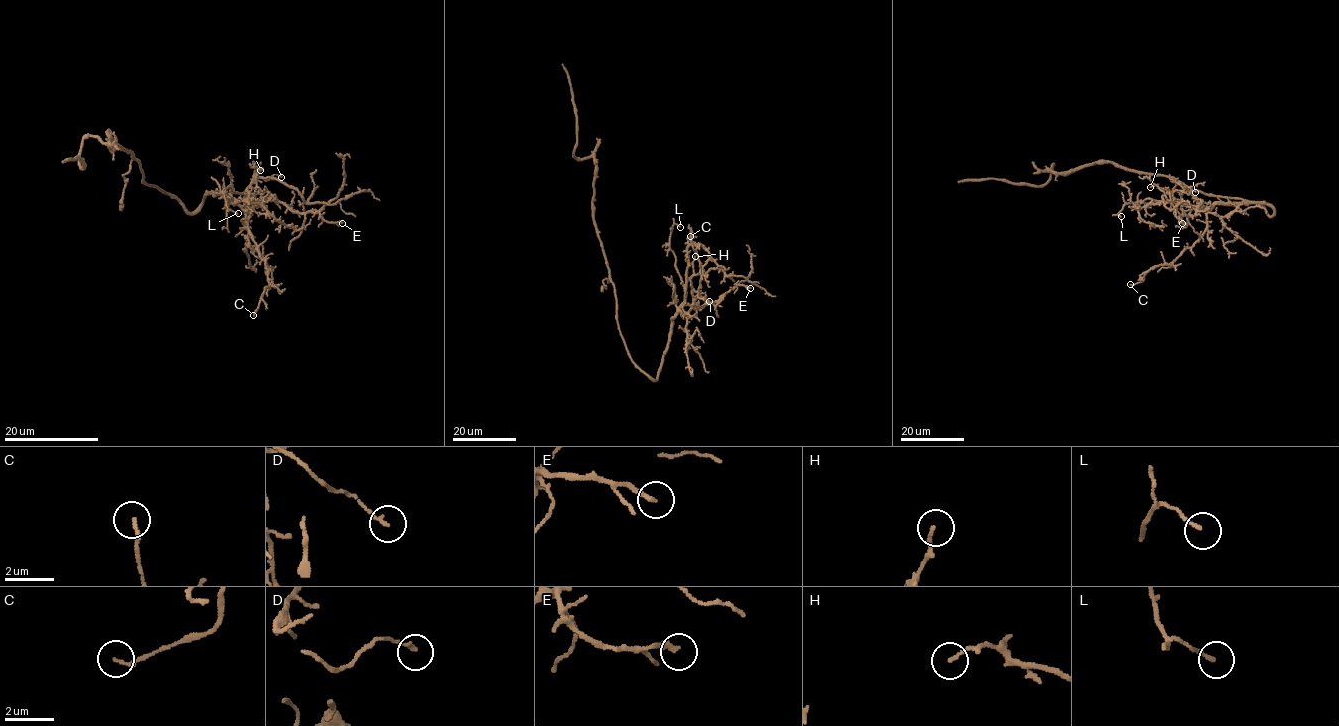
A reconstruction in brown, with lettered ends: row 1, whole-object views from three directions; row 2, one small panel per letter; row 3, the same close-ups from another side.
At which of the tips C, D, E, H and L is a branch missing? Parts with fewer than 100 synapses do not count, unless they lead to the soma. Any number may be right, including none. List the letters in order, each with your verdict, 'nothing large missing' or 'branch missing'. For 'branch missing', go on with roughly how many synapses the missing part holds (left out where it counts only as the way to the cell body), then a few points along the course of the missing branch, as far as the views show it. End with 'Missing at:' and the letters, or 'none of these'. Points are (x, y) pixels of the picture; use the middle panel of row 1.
C: nothing large missing
D: nothing large missing
E: nothing large missing
H: nothing large missing
L: nothing large missing
Missing at: none of these

